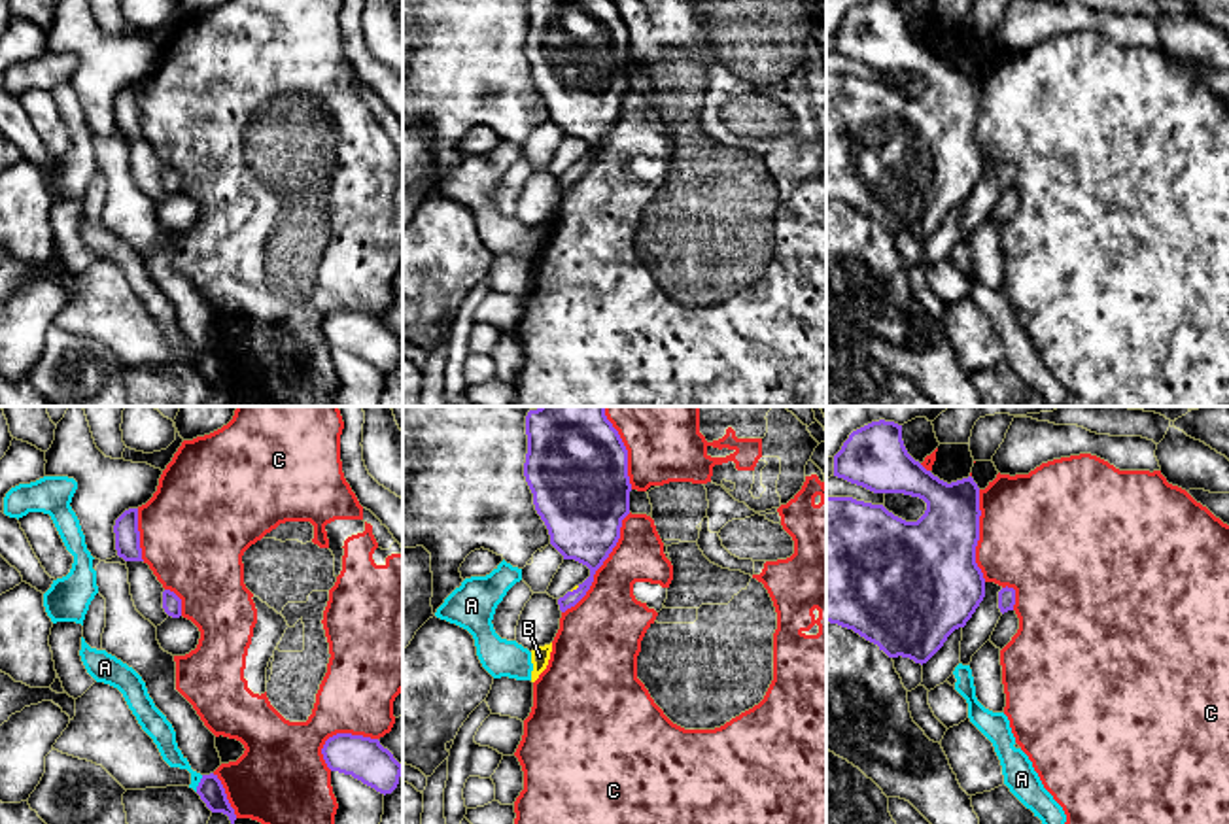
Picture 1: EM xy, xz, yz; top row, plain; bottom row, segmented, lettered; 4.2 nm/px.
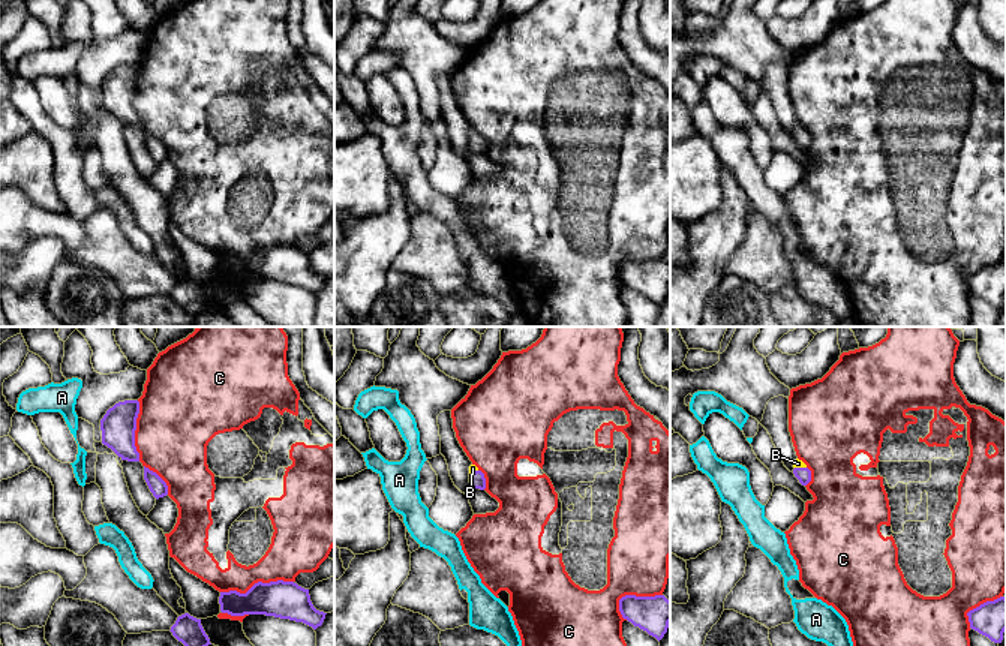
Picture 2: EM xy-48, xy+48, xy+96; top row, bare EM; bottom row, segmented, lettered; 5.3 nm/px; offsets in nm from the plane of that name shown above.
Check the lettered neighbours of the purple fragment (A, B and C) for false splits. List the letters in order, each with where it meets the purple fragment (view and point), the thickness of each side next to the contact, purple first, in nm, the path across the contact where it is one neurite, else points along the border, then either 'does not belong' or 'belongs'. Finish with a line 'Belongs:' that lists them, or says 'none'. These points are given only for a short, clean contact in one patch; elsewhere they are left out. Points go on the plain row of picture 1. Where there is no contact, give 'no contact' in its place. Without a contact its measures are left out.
A: meets purple in xy at (199, 360); 110 nm thick on the purple side, 100 nm on the other; border along xy (203, 352), (195, 367); does not belong
B: meets purple in xz at (577, 165); 260 nm thick on the purple side, 20 nm on the other; runs through xz (583, 106), (592, 152), (577, 165), (575, 163); belongs
C: meets purple in xz at (602, 140); 340 nm thick on the purple side, 300 nm on the other; does not belong
Belongs: B

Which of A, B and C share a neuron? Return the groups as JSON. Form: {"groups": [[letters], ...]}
{"groups": [["A"], ["B"], ["C"]]}

